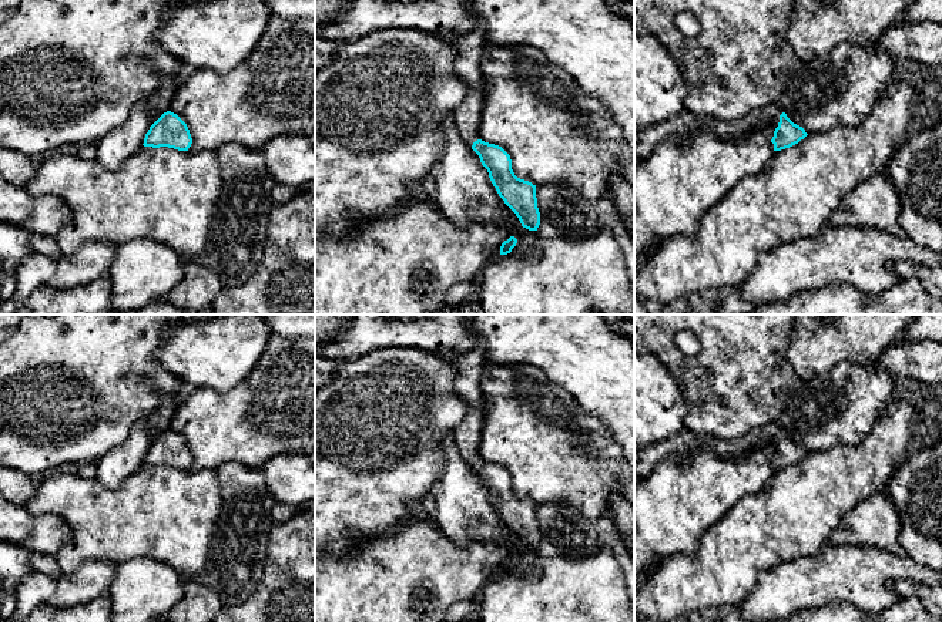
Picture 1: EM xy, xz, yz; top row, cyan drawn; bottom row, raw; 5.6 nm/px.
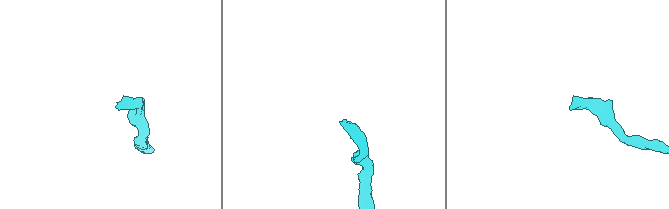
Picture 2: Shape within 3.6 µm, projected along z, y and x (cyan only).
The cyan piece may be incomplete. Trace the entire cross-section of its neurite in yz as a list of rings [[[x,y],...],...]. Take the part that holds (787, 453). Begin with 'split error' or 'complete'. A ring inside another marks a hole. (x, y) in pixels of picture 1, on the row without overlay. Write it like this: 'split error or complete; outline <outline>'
split error; outline [[[778,423],[757,427],[748,434],[731,441],[700,436],[684,428],[670,440],[644,448],[634,447],[634,474],[641,480],[647,478],[654,467],[668,455],[687,458],[704,446],[711,447],[715,454],[725,460],[738,460],[765,444],[775,447],[771,458],[774,470],[790,467],[808,454],[802,446],[794,443],[787,436]]]

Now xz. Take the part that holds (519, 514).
split error; outline [[[477,340],[472,349],[463,353],[442,354],[442,359],[456,369],[456,394],[469,407],[452,438],[460,457],[479,474],[499,515],[516,532],[522,545],[537,549],[540,531],[536,504],[517,497],[512,488],[510,474],[502,465],[485,461],[479,453],[483,427],[480,379],[486,364],[485,350],[485,342]]]

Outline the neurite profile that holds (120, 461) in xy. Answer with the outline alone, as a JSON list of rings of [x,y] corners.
[[[164,399],[152,414],[137,420],[125,441],[98,458],[95,480],[107,490],[118,488],[143,465],[150,446],[170,430],[178,406],[180,401]]]

